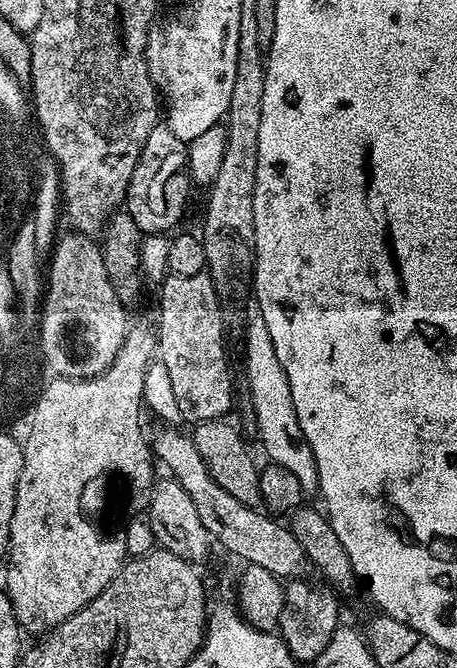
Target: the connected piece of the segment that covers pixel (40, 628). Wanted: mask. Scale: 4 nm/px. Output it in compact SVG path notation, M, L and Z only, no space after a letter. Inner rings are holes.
M133 323L122 342L122 350L118 350L114 362L102 374L85 380L52 378L39 389L31 405L32 425L28 437L22 440L24 465L18 478L14 518L10 518L8 573L3 584L25 633L51 632L66 622L70 614L98 598L126 563L124 526L139 509L136 507L145 503L154 483L154 457L149 437L144 437L140 425L140 408L144 404L144 375L157 348L157 333L144 324Z

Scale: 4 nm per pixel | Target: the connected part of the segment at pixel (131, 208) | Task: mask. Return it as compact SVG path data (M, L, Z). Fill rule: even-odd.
M158 122L146 137L138 166L134 166L126 197L126 211L134 222L138 222L141 232L167 233L167 228L175 229L175 224L183 218L184 207L188 204L188 188L192 187L192 177L188 174L188 144L178 138L174 130L170 130L167 122Z

